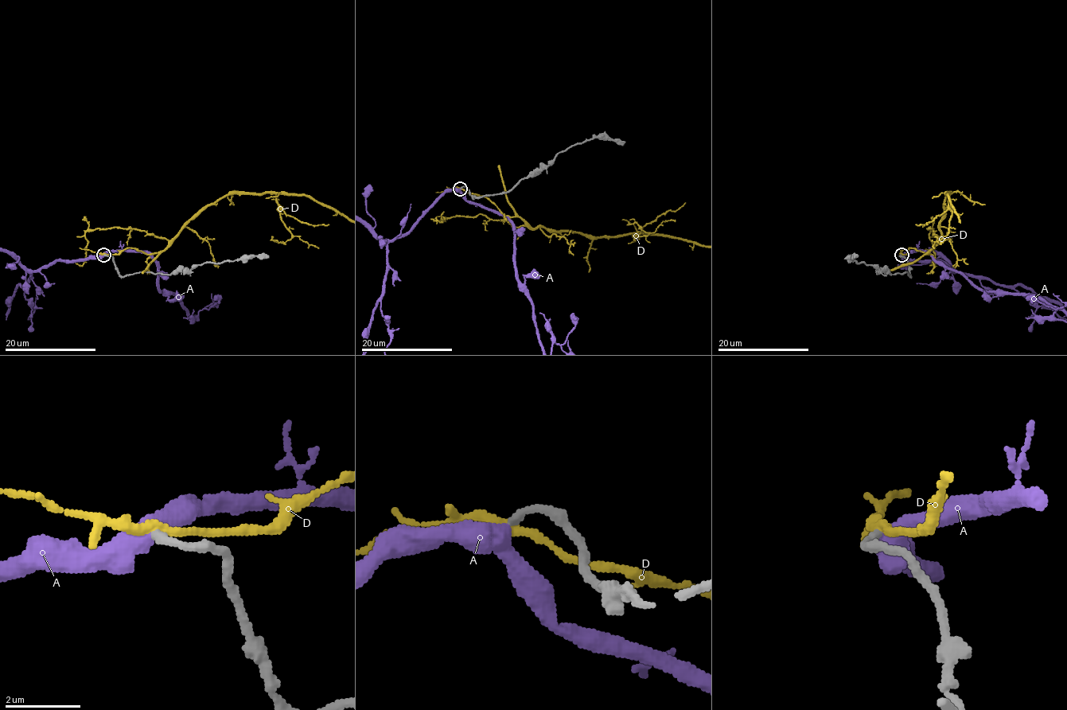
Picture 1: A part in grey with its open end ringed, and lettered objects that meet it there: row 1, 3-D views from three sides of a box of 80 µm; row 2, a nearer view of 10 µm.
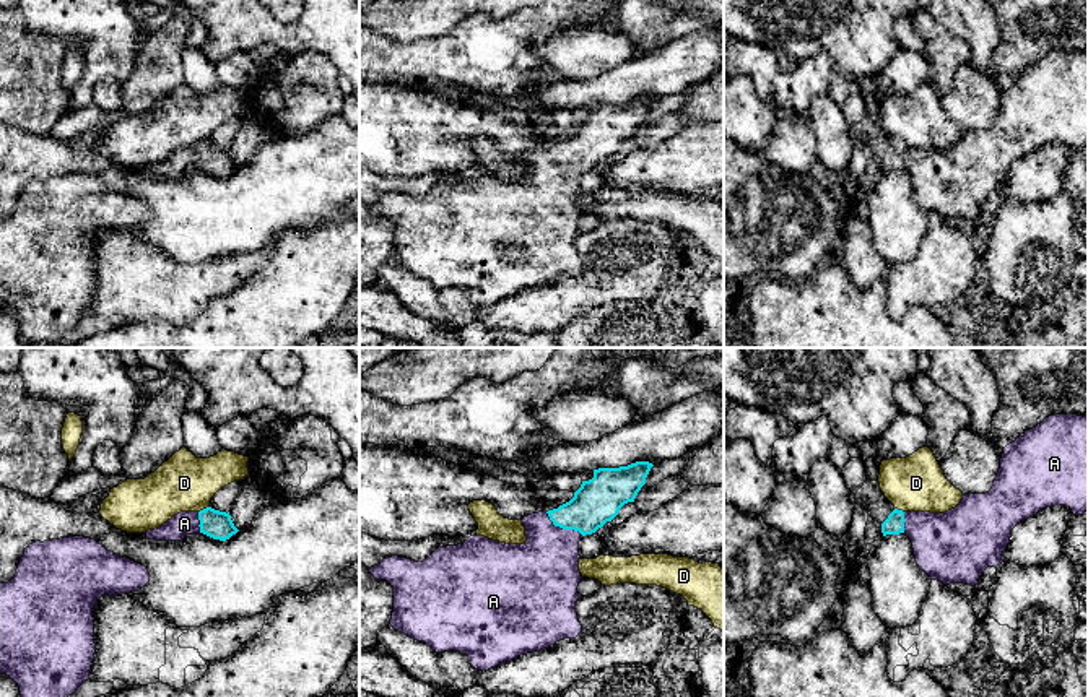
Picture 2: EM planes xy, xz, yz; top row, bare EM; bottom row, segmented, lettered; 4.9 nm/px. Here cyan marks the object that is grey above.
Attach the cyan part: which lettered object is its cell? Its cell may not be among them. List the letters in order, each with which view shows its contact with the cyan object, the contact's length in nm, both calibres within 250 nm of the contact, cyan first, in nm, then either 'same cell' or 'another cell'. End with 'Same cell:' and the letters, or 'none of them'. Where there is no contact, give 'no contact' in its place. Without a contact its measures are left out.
A: xz | 220 nm | 220/360 nm | same cell
D: xy | 60 nm | 140/280 nm | another cell
Same cell: A

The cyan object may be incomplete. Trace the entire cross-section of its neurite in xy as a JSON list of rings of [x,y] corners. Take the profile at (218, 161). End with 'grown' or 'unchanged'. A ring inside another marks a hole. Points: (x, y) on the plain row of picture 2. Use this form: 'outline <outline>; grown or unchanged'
outline [[[207,143],[200,148],[181,148],[164,161],[145,167],[145,171],[148,175],[158,177],[181,177],[187,171],[207,171],[213,175],[226,177],[237,167],[229,148]]]; grown

